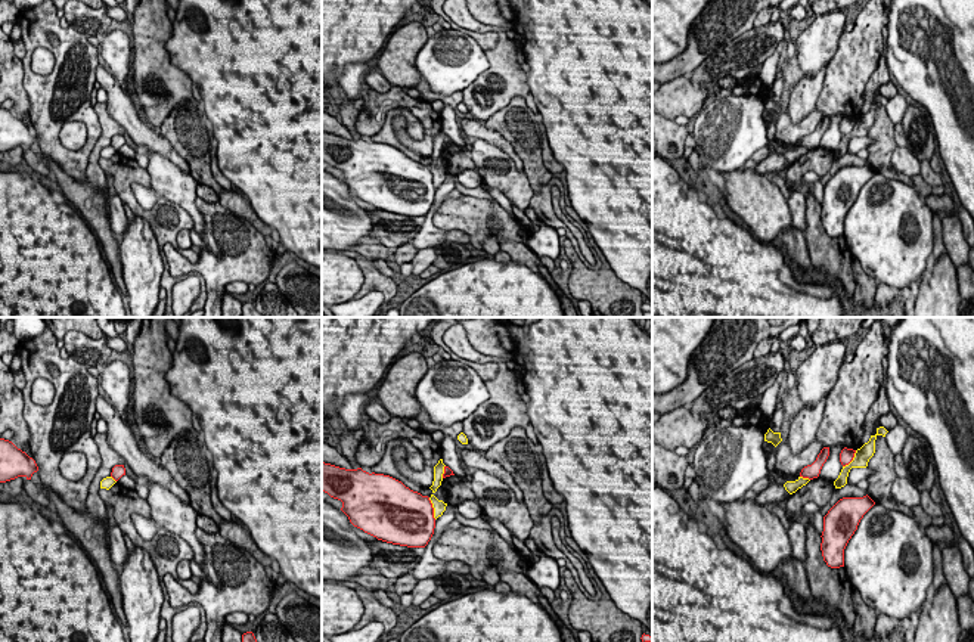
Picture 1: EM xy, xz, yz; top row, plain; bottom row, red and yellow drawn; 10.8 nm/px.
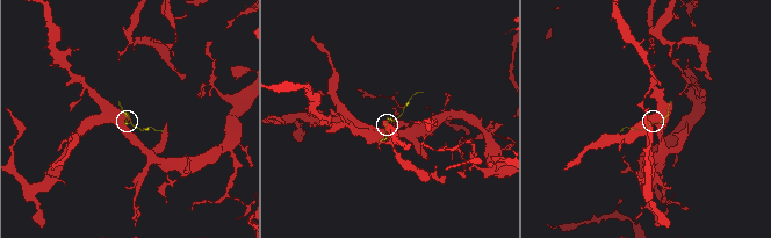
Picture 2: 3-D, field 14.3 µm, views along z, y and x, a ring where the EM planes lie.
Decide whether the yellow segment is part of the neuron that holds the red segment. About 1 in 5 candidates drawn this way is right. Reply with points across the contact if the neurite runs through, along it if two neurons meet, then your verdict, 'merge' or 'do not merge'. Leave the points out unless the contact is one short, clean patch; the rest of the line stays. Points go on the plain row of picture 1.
do not merge

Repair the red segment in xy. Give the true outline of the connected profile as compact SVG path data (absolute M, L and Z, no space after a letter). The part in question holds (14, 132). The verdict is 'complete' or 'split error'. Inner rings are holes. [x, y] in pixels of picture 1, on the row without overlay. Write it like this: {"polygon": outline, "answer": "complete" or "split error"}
{"polygon": "M0 108L0 152L25 146L31 149L38 136L32 127L18 118L12 111Z", "answer": "complete"}

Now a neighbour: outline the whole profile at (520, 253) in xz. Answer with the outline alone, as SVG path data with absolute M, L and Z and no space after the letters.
M502 241L500 249L505 251L512 261L524 264L531 272L539 273L540 257L536 255L525 244L514 241Z

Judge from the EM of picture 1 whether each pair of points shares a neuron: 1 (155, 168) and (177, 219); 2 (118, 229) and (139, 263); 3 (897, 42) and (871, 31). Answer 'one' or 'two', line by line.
1: two
2: two
3: two

